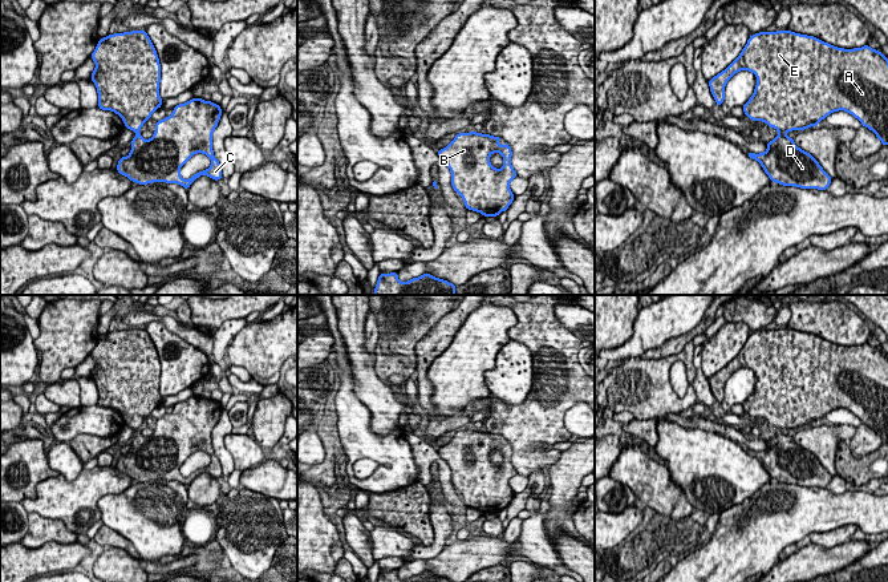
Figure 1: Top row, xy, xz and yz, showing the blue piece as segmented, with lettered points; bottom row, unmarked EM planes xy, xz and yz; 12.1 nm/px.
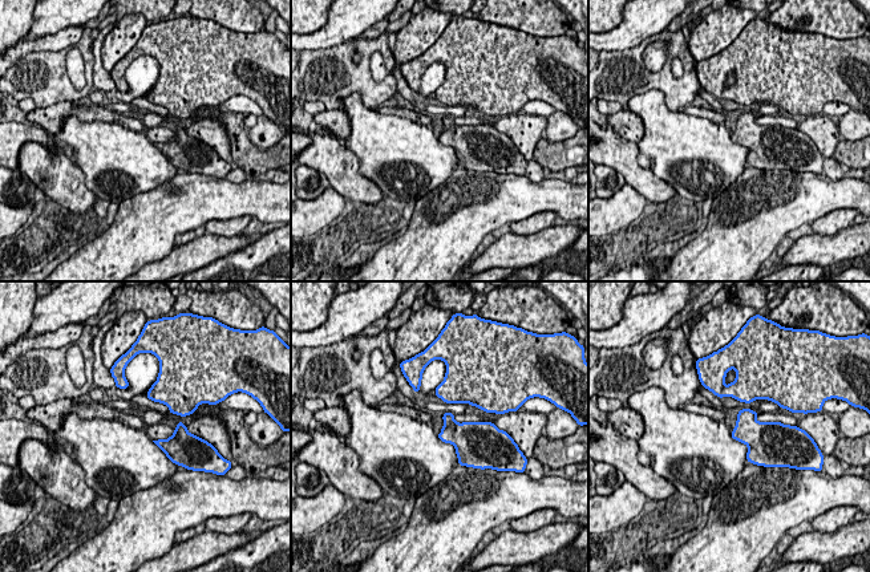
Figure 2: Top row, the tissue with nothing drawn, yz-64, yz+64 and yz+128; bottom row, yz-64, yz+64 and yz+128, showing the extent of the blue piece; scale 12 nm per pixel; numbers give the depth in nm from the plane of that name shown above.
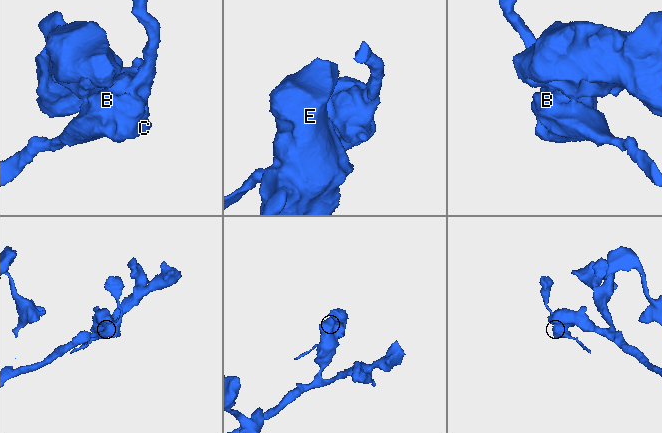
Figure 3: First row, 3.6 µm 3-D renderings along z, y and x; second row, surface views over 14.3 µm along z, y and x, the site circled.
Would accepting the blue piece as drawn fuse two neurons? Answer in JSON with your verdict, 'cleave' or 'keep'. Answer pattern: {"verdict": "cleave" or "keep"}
{"verdict": "cleave"}

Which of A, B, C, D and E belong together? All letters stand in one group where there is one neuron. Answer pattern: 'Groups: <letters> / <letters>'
Groups: A E / B C D

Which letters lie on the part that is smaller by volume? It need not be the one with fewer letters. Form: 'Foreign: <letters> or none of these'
Foreign: B, C, D

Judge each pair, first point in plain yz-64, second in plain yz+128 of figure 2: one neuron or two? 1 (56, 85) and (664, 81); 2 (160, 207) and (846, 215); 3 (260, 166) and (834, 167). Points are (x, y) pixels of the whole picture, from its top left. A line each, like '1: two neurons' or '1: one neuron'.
1: one neuron
2: two neurons
3: two neurons

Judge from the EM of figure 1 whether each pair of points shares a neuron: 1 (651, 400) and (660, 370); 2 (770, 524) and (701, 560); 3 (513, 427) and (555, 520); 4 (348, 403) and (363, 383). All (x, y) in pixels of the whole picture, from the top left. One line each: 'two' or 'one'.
1: one
2: one
3: two
4: two

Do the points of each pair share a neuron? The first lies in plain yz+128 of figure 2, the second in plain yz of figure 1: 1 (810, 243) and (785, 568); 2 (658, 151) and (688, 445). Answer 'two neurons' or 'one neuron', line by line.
1: one neuron
2: one neuron

